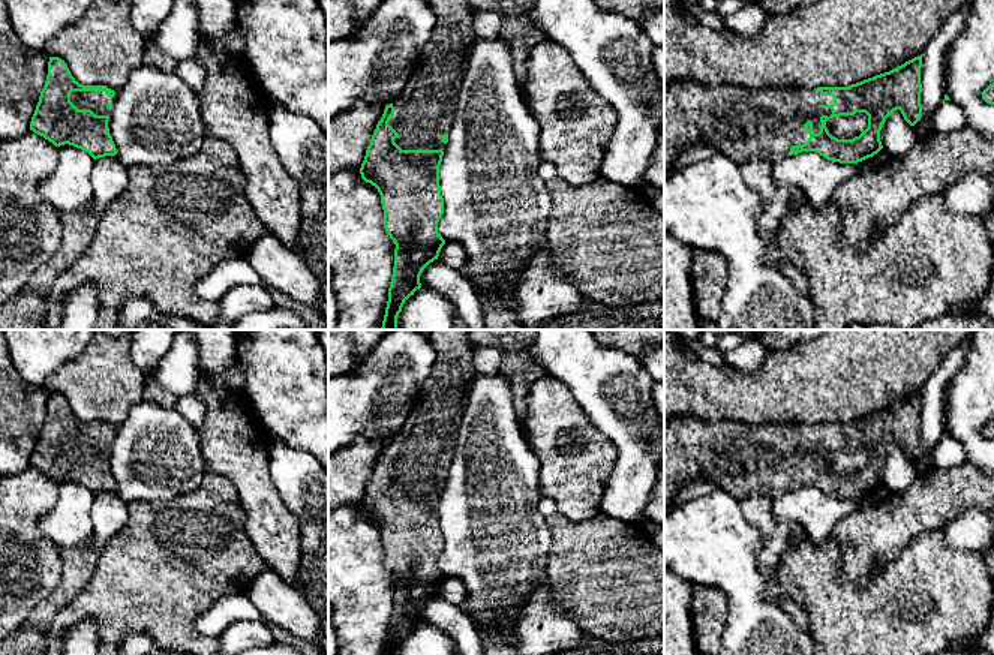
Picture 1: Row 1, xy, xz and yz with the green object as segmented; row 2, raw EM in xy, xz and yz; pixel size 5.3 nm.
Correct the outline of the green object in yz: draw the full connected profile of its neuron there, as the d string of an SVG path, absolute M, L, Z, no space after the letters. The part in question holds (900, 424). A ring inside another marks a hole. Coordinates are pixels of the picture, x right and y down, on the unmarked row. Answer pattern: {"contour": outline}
{"contour": "M922 390L904 400L852 420L849 423L766 423L753 426L735 420L702 420L669 417L664 424L664 513L682 484L688 481L712 481L735 499L754 493L777 499L786 492L816 487L828 496L858 499L877 490L883 481L880 466L886 454L897 445L915 462L922 453L921 441ZM865 448L868 463L853 475L838 475L826 463L826 457L840 451Z"}

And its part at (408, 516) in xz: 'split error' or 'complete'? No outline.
split error

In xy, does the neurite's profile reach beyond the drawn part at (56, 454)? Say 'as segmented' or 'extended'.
extended

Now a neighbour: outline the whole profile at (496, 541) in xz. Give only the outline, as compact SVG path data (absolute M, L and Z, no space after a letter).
M501 372L475 373L469 385L468 402L462 409L459 438L439 502L444 550L438 558L438 568L445 579L460 579L466 585L468 597L463 606L478 633L496 630L504 637L511 636L520 609L546 582L552 534L546 516L538 510L538 501L543 496L538 474L540 460L520 427L508 379Z

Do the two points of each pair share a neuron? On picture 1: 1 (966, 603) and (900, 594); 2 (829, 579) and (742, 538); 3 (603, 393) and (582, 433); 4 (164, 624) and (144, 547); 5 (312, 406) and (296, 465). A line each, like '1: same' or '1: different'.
1: same
2: different
3: different
4: same
5: different

